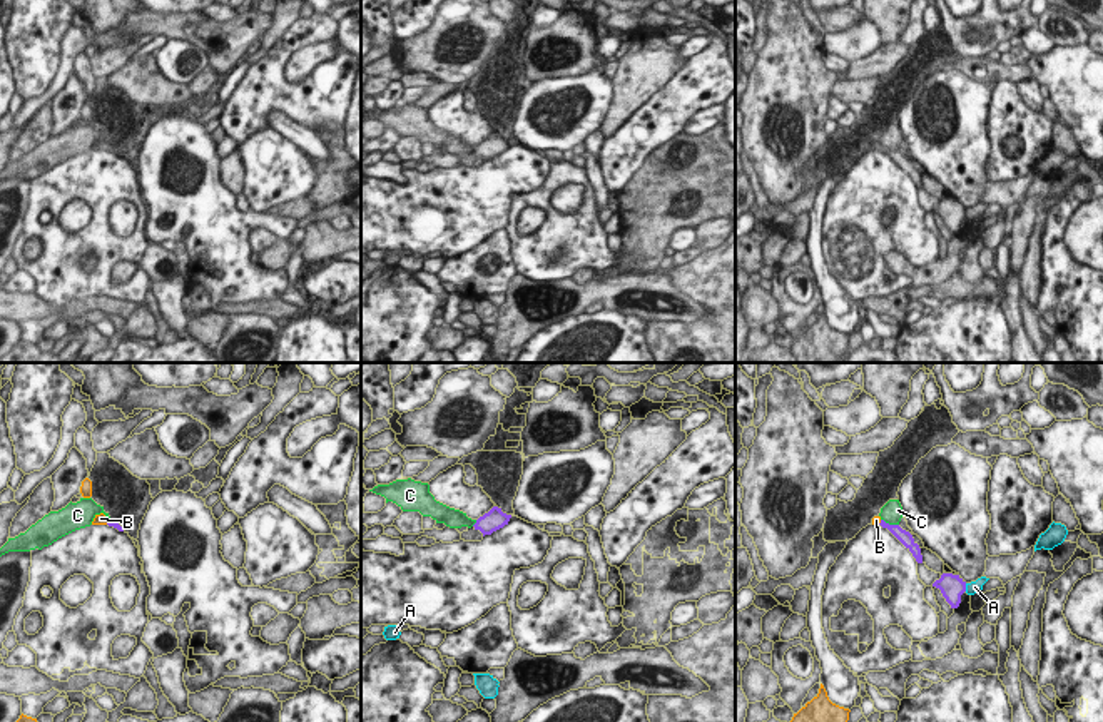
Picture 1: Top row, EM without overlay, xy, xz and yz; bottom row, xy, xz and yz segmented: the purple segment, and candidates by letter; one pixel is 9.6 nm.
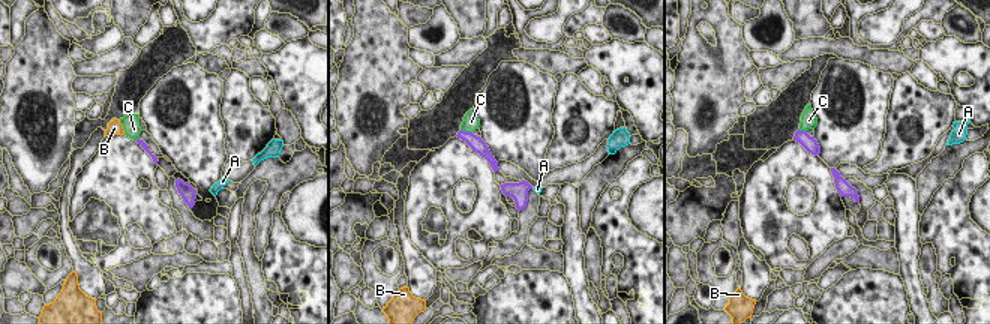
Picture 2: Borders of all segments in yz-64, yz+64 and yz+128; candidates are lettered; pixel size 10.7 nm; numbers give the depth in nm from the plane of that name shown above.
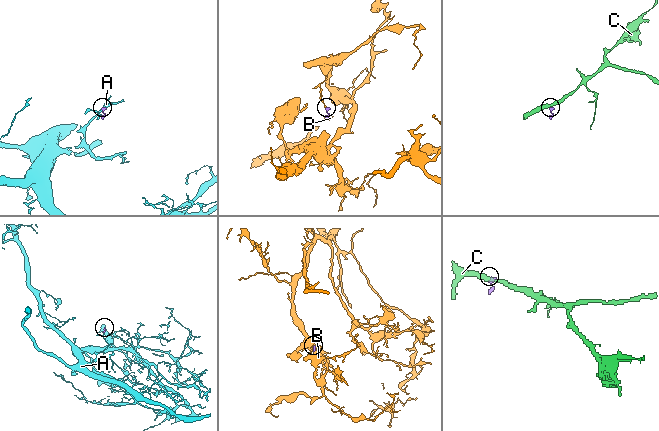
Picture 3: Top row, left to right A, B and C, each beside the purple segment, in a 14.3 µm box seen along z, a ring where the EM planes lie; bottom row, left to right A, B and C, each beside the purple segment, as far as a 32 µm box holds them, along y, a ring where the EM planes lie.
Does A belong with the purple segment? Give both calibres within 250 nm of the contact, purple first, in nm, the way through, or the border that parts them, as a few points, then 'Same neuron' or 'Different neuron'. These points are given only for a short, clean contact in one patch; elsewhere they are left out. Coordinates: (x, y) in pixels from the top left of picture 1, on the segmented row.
Thickness 240 nm (purple) against 130 nm. Boundary: yz (965, 584), (966, 590). Different neuron

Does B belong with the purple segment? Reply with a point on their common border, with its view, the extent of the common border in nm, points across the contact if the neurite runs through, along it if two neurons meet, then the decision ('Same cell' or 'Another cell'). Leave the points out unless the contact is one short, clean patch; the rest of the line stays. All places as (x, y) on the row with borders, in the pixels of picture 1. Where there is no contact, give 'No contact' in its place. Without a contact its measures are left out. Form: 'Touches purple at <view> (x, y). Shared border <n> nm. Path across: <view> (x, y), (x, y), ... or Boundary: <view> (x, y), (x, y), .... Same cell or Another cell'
Touches purple at xy (109, 522). Shared border 70 nm. Path across: xy (111, 522), (109, 522), (101, 518). Same cell

